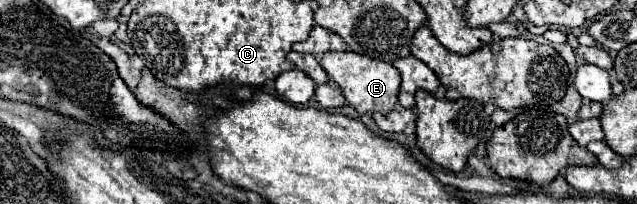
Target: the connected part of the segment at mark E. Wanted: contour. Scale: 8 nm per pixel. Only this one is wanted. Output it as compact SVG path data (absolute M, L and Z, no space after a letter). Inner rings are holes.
M351 51L325 53L319 63L327 71L327 75L341 87L343 97L359 115L371 109L377 113L389 113L397 107L397 93L399 93L401 77L393 65L379 59L371 59L361 53L351 53Z

